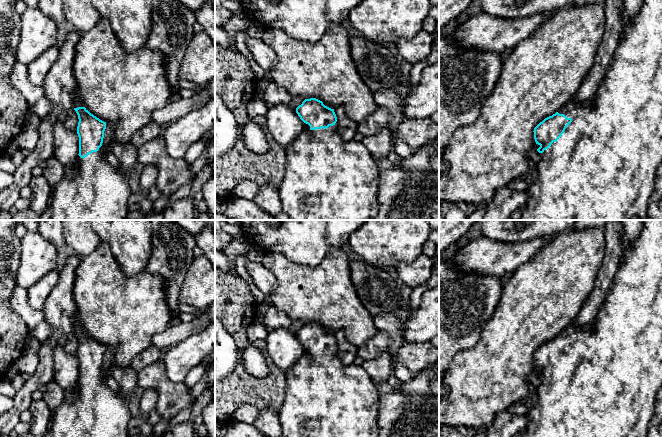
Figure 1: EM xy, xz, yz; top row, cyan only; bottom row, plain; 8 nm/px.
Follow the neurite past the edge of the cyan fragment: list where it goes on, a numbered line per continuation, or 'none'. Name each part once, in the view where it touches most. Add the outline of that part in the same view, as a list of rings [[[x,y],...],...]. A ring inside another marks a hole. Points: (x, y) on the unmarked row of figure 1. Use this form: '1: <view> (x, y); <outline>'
1: xy (77, 326); [[[76,313],[73,318],[73,329],[74,329],[74,332],[83,331],[83,327],[79,322],[78,313]]]
2: yz (605, 385); [[[620,220],[622,224],[621,236],[622,236],[622,248],[623,256],[620,258],[619,269],[614,277],[614,281],[611,285],[609,293],[602,304],[597,315],[593,321],[587,324],[575,324],[571,322],[563,331],[557,336],[564,338],[567,342],[571,342],[572,346],[566,351],[562,360],[551,368],[551,370],[540,377],[541,383],[536,389],[537,401],[531,410],[528,412],[528,425],[522,437],[647,437],[648,424],[651,421],[652,415],[655,412],[656,393],[662,387],[662,220]]]

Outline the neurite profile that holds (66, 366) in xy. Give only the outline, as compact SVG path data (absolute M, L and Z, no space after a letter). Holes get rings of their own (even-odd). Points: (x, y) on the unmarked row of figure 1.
M64 346L54 349L54 380L63 390L76 390L79 378L77 356L67 353Z

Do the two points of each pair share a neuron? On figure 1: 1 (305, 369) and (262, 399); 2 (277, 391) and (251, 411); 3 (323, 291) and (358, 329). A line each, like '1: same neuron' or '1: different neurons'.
1: different neurons
2: different neurons
3: same neuron

